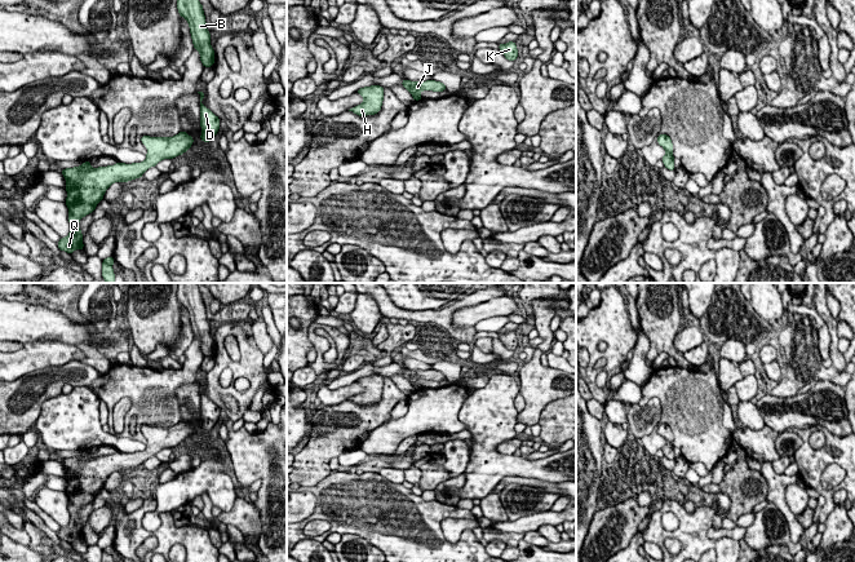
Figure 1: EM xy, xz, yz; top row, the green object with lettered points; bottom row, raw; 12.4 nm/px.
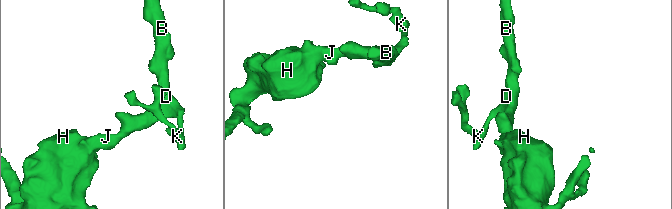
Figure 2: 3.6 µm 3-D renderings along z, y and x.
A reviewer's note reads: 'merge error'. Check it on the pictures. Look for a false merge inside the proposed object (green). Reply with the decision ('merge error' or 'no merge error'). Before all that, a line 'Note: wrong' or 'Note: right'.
Note: wrong
no merge error

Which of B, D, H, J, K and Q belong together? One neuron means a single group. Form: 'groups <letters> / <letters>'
groups B D H J K Q

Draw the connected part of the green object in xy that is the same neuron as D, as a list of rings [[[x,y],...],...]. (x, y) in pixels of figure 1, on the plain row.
[[[204,380],[198,382],[200,384],[200,429],[203,432],[211,432],[220,419],[220,407],[201,393],[204,389]]]

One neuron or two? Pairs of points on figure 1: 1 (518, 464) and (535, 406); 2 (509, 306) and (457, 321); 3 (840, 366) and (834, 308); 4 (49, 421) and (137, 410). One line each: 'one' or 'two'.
1: two
2: one
3: two
4: two

